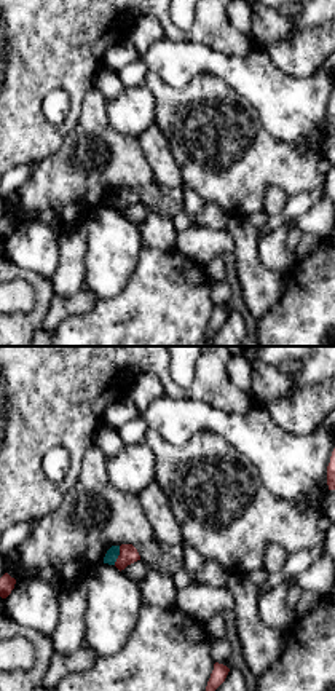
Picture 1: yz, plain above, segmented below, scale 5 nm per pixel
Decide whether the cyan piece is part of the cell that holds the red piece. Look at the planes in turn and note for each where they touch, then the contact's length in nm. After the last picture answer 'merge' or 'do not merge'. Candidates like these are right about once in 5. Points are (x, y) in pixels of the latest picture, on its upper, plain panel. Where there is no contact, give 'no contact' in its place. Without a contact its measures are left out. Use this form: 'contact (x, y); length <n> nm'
contact (118, 198); length 100 nm

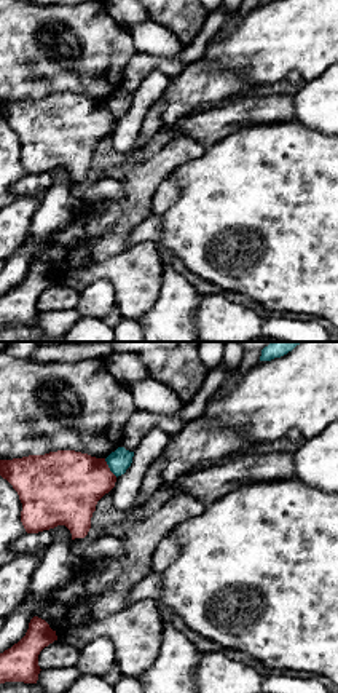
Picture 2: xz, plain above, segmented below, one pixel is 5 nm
contact (109, 110); length 120 nm

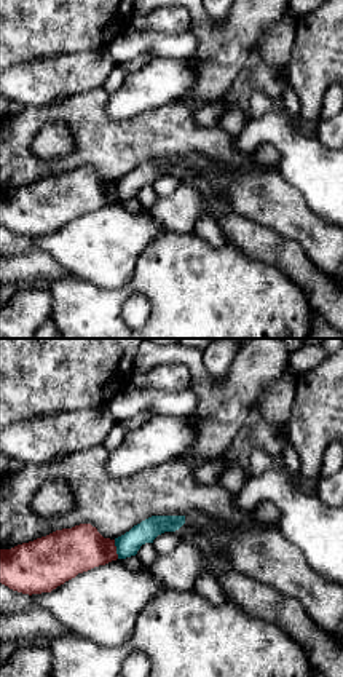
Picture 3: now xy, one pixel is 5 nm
contact (115, 192); length 100 nm

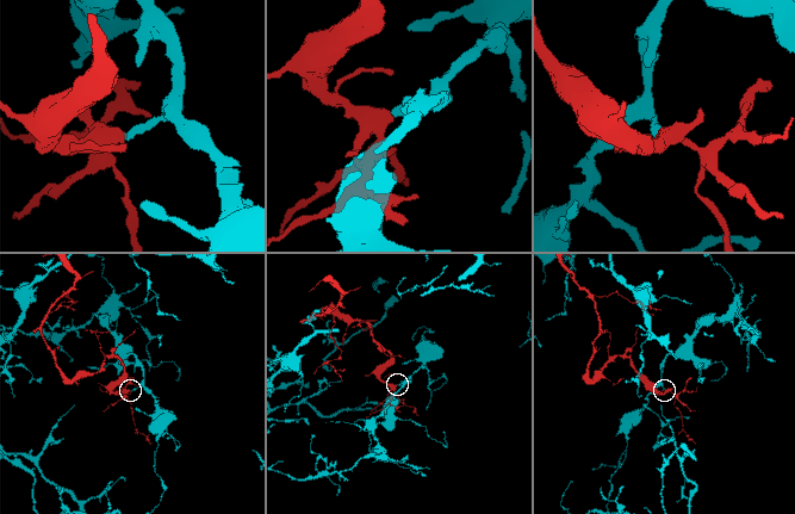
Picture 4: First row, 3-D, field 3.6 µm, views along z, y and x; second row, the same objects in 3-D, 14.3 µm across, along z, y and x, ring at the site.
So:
do not merge

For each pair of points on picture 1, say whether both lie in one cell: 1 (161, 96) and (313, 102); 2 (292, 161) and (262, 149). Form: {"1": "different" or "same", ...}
{"1": "different", "2": "same"}

